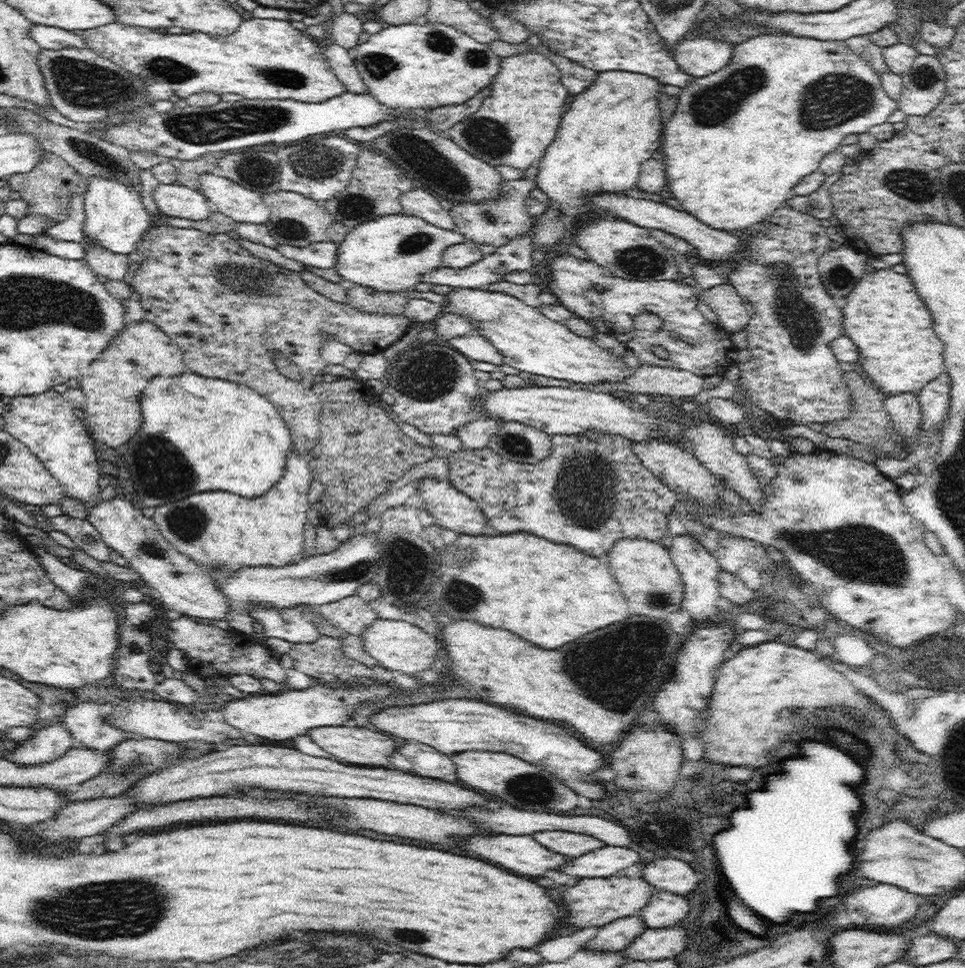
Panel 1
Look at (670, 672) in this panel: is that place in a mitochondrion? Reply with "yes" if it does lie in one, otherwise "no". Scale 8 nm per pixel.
no

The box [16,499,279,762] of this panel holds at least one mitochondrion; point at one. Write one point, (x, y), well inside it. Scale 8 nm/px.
(148, 547)

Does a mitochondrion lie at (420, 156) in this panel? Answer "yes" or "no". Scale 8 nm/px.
yes

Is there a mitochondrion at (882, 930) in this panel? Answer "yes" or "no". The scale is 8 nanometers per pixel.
no

